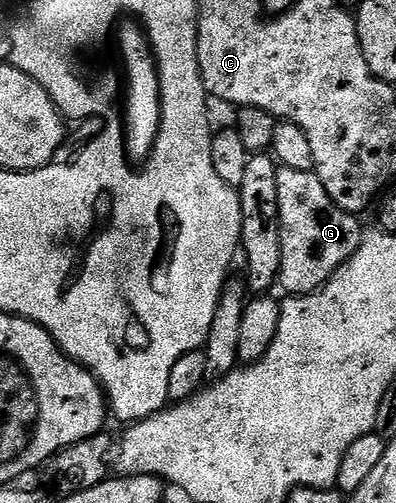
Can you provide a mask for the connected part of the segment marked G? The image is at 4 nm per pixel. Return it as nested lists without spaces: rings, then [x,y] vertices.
[[[284,167],[278,168],[277,178],[279,179],[279,215],[281,216],[281,276],[279,278],[280,288],[285,288],[284,291],[289,295],[300,295],[302,293],[314,293],[316,289],[320,289],[346,261],[350,261],[355,255],[355,251],[359,251],[361,242],[363,240],[363,232],[361,233],[361,225],[357,222],[358,218],[352,213],[348,213],[342,209],[336,201],[333,200],[332,195],[326,191],[325,182],[321,180],[320,176],[313,171],[295,171],[294,169],[286,169]]]

